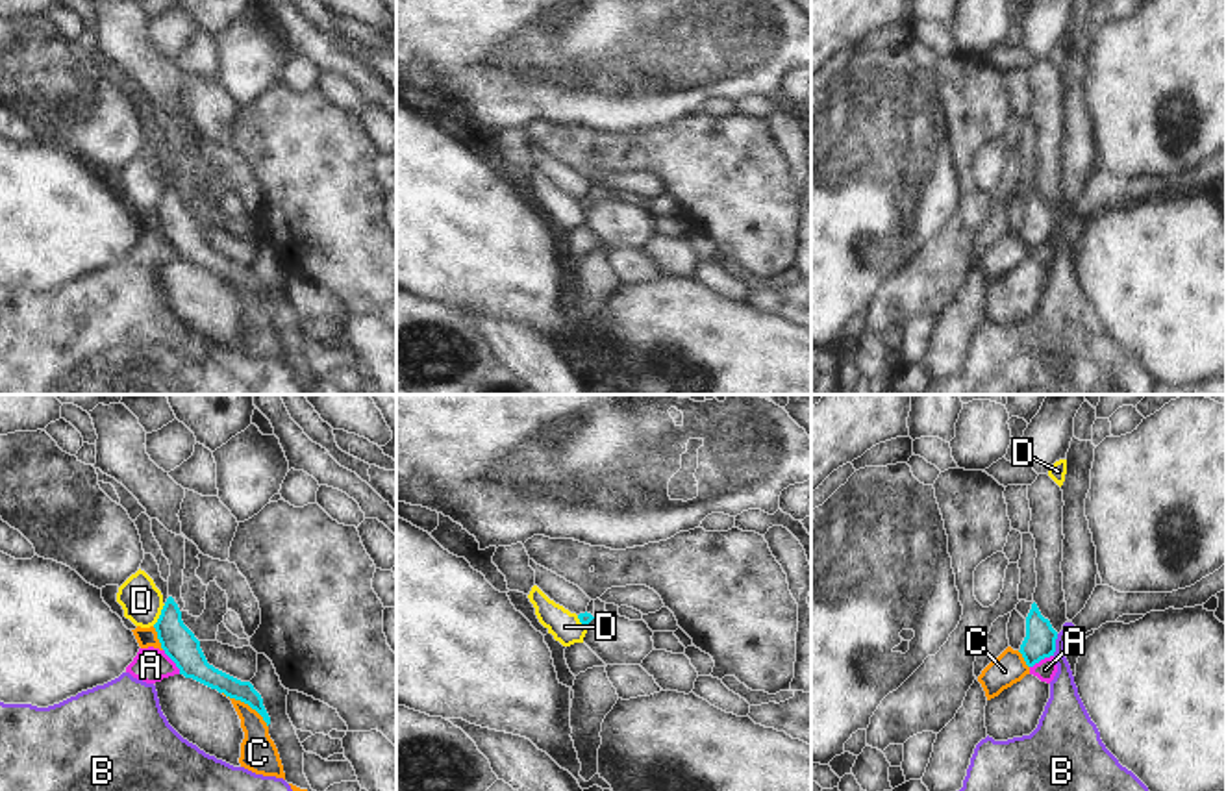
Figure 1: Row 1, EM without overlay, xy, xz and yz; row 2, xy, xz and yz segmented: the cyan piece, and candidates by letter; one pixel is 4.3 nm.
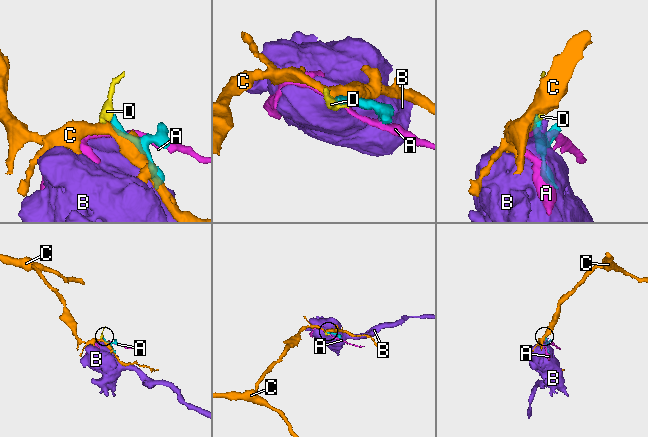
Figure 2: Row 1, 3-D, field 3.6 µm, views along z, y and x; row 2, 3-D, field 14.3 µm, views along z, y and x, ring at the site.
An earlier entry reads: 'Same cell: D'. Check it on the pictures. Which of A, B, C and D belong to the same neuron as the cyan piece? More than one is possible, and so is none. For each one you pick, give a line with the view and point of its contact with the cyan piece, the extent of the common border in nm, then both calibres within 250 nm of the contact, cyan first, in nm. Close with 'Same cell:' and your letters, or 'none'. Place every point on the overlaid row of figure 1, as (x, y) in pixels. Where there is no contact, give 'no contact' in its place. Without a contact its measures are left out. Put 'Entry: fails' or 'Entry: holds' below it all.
Same cell: none
Entry: fails

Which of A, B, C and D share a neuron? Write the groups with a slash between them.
A / B / C / D

